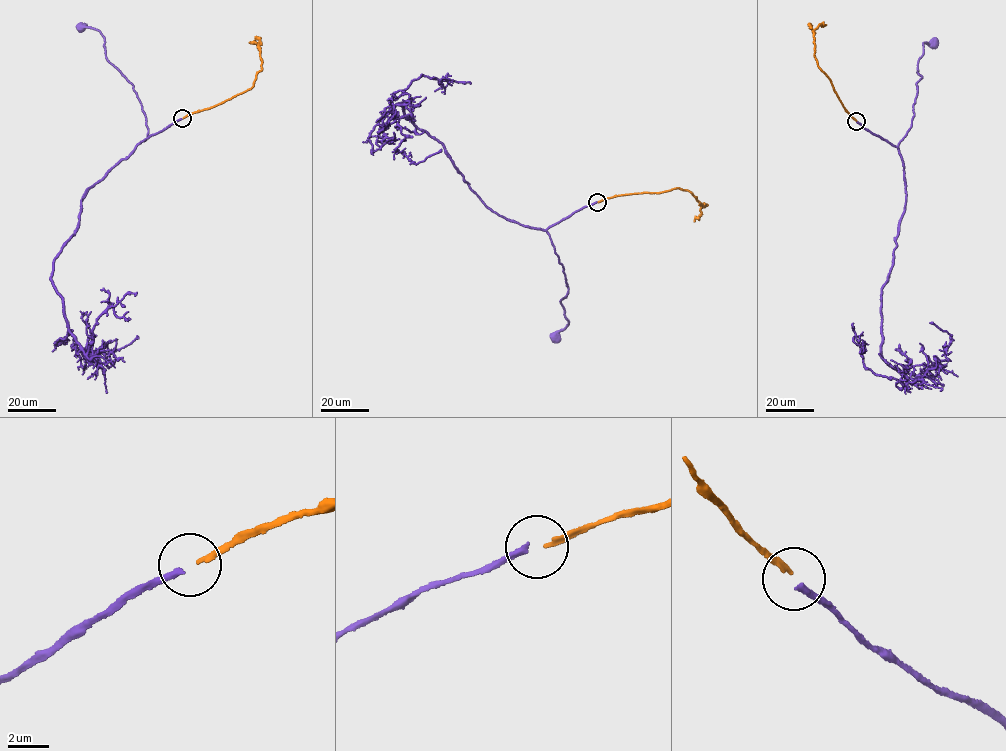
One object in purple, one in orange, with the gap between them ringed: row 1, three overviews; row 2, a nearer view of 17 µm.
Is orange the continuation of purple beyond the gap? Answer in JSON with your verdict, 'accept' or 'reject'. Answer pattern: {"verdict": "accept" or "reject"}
{"verdict": "accept"}

